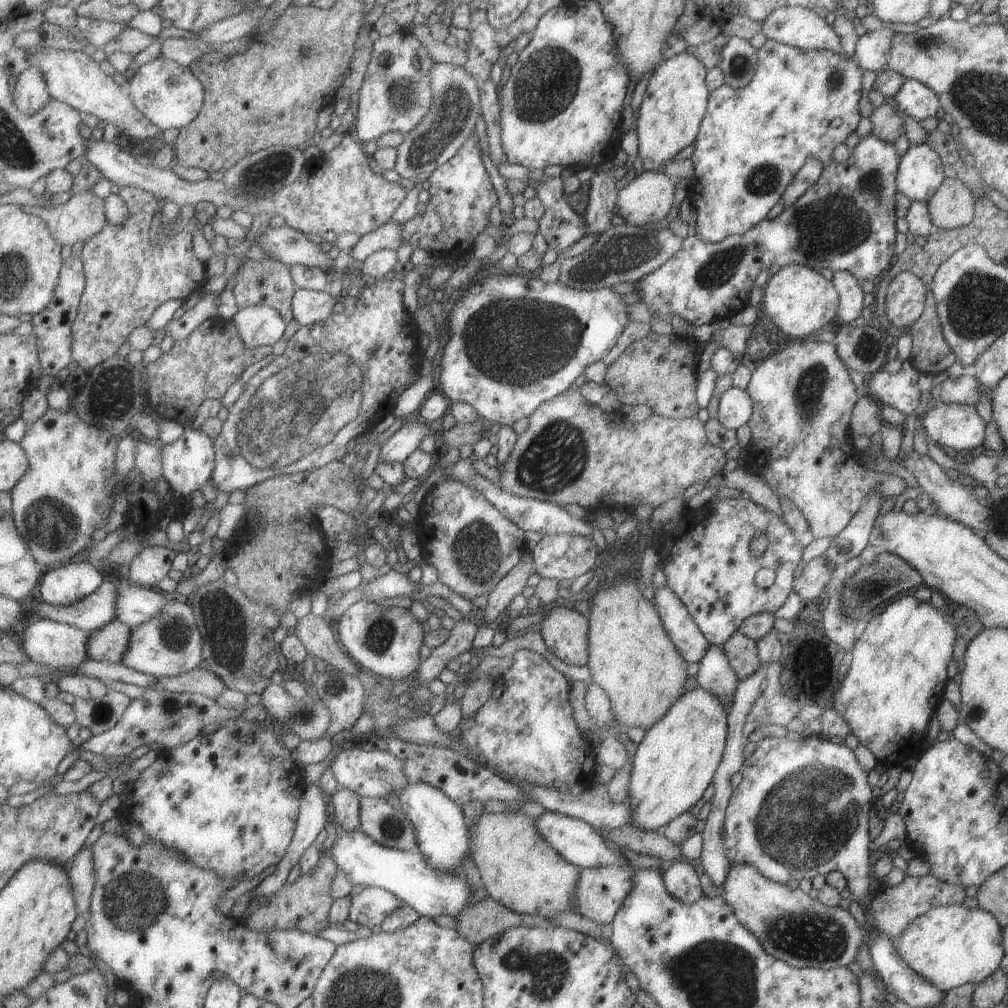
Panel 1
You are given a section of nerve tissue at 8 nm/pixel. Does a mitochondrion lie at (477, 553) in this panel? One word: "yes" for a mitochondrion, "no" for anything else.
yes

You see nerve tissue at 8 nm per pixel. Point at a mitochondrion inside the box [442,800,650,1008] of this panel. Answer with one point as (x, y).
(543, 972)

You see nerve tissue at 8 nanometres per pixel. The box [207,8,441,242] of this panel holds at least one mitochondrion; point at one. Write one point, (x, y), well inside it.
(404, 97)

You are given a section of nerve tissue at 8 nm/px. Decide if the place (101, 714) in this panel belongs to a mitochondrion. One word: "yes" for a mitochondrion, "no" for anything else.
yes

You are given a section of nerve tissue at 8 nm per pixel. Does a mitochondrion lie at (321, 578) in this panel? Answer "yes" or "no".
no

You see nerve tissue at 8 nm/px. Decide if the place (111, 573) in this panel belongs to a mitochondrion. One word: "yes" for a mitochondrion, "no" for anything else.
no

